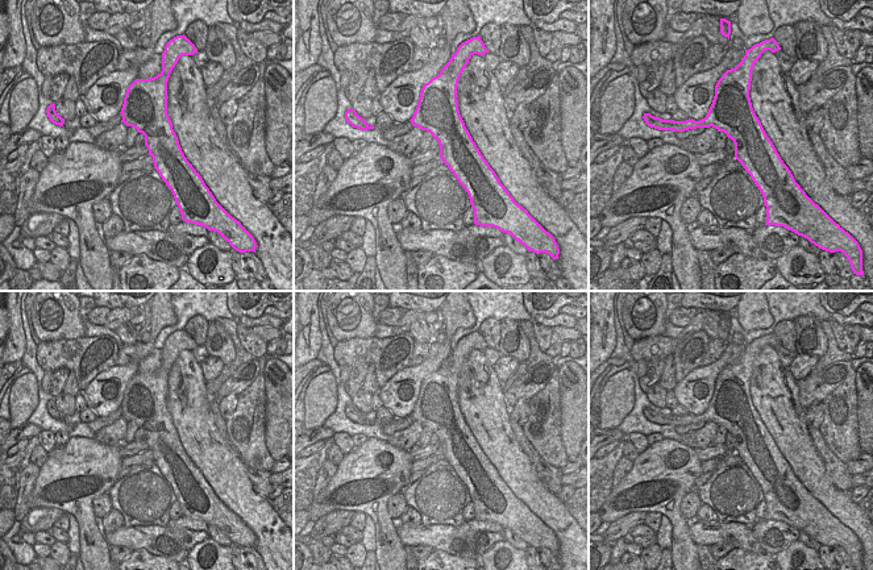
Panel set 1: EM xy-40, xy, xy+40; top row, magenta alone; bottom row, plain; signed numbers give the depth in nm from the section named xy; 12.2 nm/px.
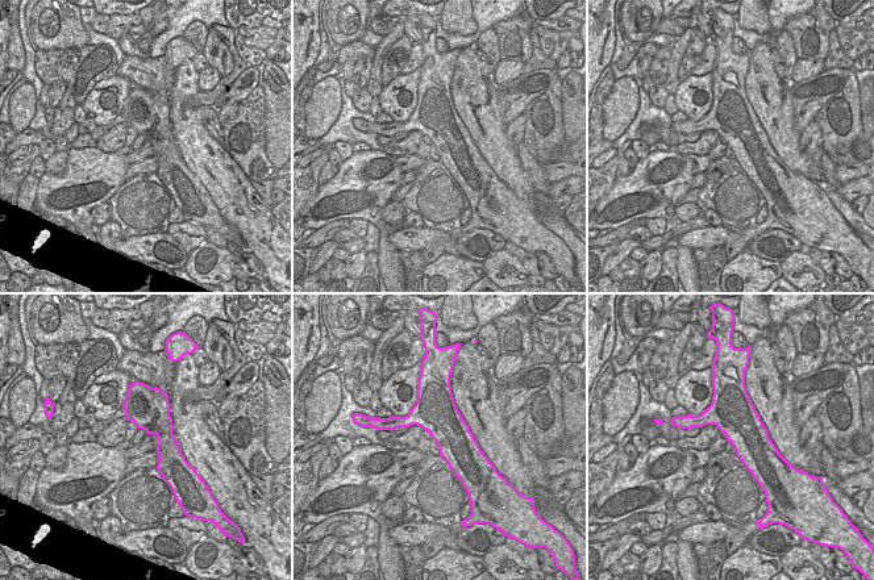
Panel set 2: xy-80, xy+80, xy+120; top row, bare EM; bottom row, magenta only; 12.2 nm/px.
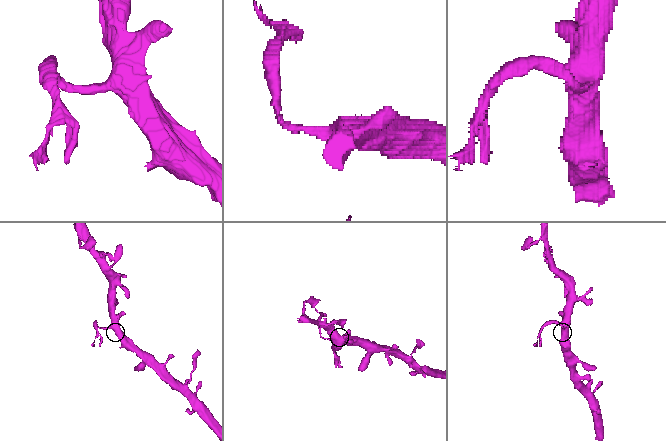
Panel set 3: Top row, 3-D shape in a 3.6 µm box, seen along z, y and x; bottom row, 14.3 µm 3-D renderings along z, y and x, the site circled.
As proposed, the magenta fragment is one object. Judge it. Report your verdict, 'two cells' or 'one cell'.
two cells

